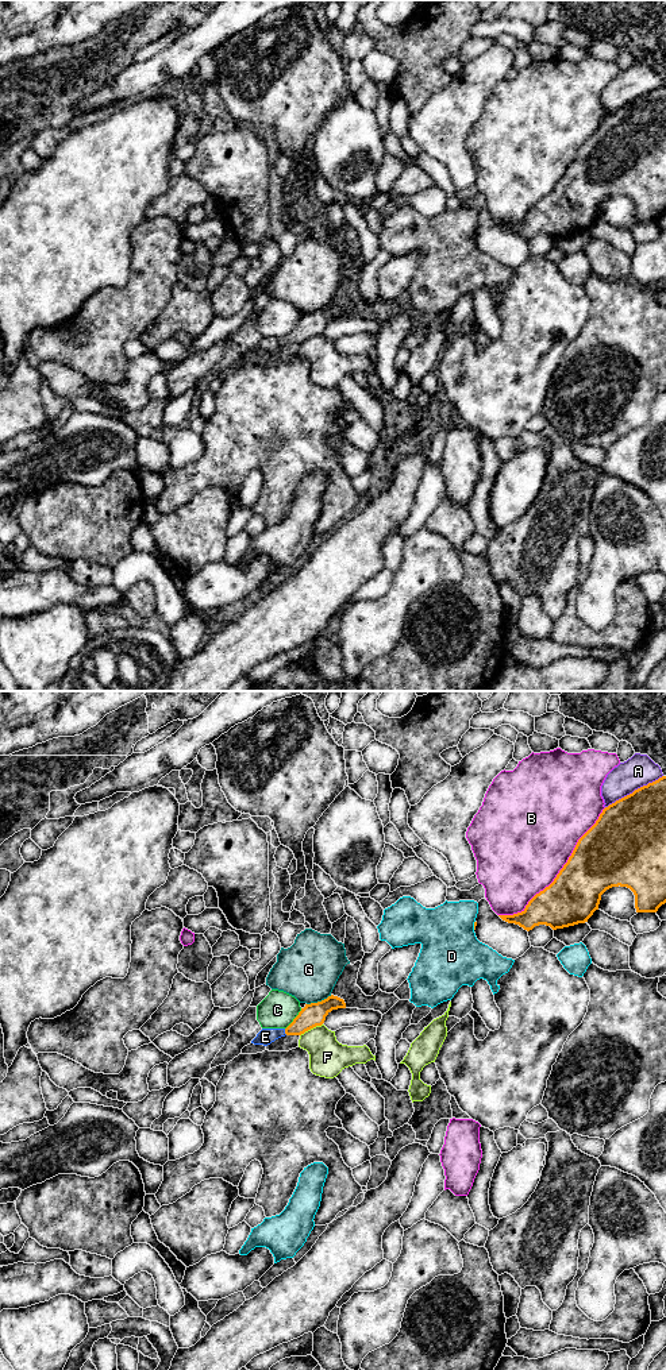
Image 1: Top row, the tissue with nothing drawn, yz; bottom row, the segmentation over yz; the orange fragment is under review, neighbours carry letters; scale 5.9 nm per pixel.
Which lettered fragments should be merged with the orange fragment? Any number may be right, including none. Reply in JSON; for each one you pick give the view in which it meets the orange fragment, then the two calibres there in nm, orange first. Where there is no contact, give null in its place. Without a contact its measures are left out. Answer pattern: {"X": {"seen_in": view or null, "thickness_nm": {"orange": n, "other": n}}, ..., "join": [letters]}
{"E": {"seen_in": "yz", "thickness_nm": {"orange": 140, "other": 100}}, "join": ["E"]}

